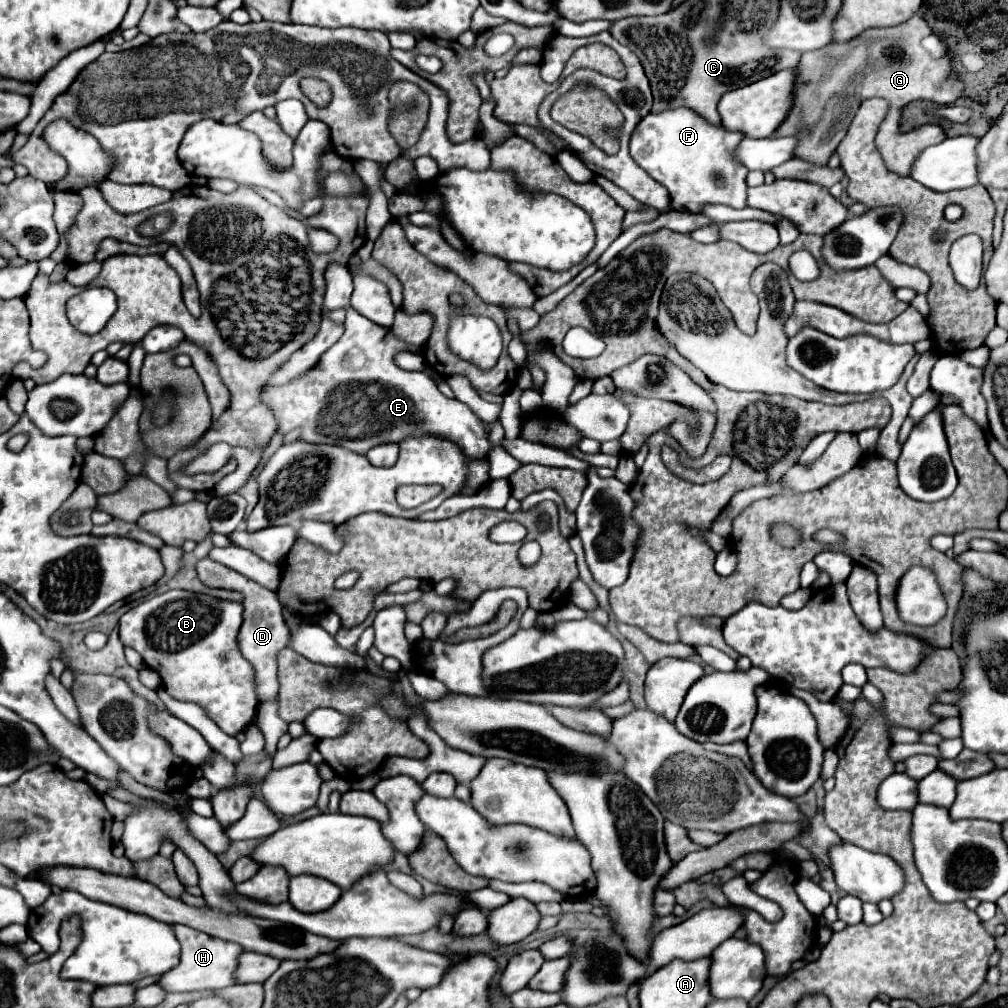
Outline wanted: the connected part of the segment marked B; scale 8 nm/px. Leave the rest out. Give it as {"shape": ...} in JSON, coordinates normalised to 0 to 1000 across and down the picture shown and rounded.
{"shape":[[[173,584],[123,608],[119,636],[137,646],[147,662],[155,662],[169,691],[200,699],[222,727],[234,729],[252,715],[258,697],[252,662],[236,644],[240,608],[242,600],[236,596]]]}

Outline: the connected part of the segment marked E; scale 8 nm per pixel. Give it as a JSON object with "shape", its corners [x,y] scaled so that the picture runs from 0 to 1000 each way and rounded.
{"shape":[[[327,261],[323,267],[321,307],[331,309],[343,305],[343,328],[337,338],[321,350],[317,362],[310,366],[310,370],[304,370],[292,380],[262,386],[260,396],[274,410],[276,430],[298,424],[300,438],[341,441],[353,449],[363,449],[379,439],[397,439],[405,432],[433,430],[450,438],[468,455],[486,451],[486,426],[464,402],[440,394],[423,370],[401,368],[391,360],[395,350],[419,348],[419,344],[395,336],[389,326],[373,322],[353,311],[345,303],[347,291],[349,273],[345,265]]]}

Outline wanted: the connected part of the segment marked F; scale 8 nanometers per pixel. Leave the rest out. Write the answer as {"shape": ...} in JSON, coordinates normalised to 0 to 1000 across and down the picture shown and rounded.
{"shape":[[[673,106],[643,112],[625,136],[625,154],[643,174],[647,174],[647,178],[665,189],[667,209],[679,209],[679,205],[681,209],[690,209],[685,207],[685,189],[688,189],[688,201],[714,201],[738,207],[742,168],[728,156],[728,148],[738,136],[738,132],[722,130],[716,124],[698,120],[698,116],[687,108]]]}

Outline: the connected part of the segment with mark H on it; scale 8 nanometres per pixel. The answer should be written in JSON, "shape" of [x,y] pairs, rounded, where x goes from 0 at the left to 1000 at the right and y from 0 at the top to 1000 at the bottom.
{"shape":[[[177,918],[179,922],[175,922],[175,930],[181,938],[181,949],[179,955],[169,961],[165,967],[161,967],[161,971],[157,973],[167,985],[169,983],[177,983],[177,985],[188,985],[188,983],[214,983],[214,981],[222,981],[228,977],[234,977],[232,971],[232,963],[236,959],[236,949],[242,943],[238,938],[228,936],[228,934],[220,934],[214,930],[206,930],[204,926],[198,926],[194,922],[183,922],[183,918]]]}

